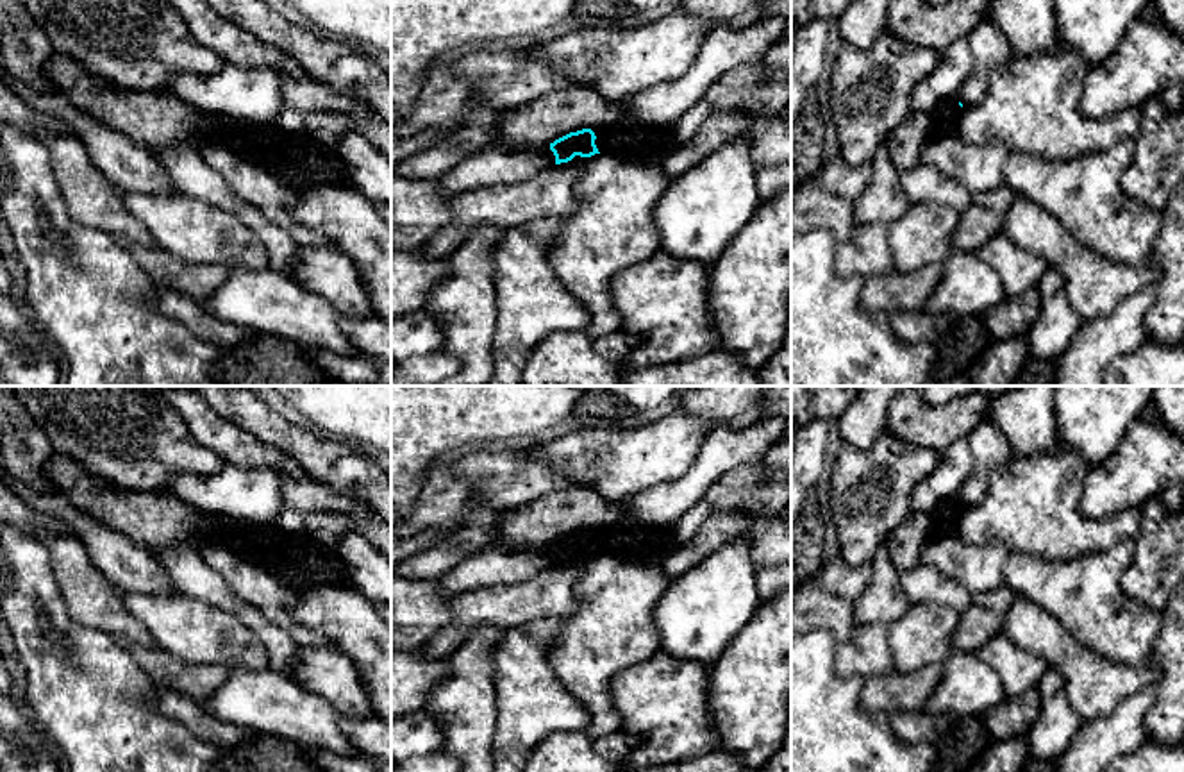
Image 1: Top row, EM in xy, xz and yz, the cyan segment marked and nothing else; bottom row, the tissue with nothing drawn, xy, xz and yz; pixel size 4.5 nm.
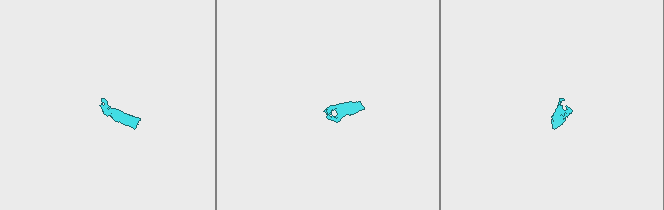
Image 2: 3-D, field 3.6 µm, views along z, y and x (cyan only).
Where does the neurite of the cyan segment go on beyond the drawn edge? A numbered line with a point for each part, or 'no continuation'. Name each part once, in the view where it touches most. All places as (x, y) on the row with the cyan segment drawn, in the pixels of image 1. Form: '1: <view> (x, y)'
1: xz (624, 138)

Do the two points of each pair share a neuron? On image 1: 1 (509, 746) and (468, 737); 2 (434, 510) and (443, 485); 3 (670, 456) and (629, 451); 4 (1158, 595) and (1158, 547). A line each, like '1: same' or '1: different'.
1: different
2: same
3: same
4: same

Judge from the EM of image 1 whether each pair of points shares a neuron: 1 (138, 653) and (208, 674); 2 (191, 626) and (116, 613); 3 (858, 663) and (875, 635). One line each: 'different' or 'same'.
1: same
2: different
3: same

